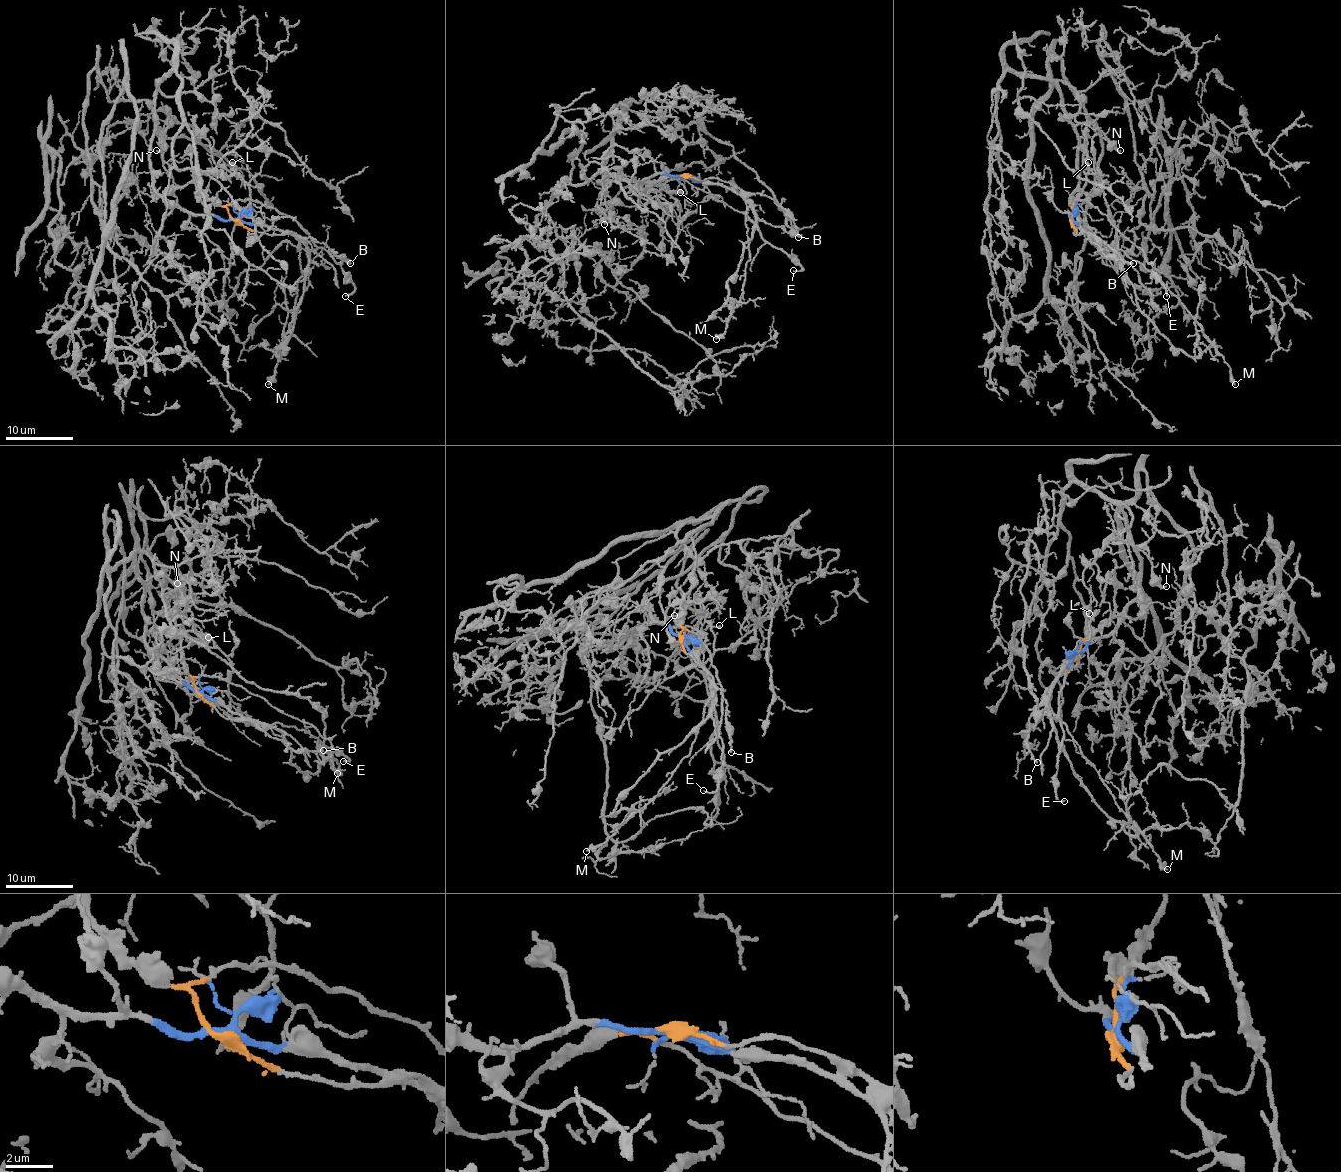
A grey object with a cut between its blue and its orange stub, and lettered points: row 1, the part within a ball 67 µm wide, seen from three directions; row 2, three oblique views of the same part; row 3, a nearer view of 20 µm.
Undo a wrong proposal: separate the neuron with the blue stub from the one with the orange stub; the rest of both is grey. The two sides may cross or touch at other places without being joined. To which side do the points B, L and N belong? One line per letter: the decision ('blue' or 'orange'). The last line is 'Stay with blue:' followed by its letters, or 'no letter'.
B: orange
L: orange
N: blue
Stay with blue: N

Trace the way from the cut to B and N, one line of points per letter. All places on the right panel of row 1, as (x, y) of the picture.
B: (1072, 219), (1074, 234), (1086, 233), (1108, 257), (1133, 263)
N: (1072, 219), (1070, 214), (1076, 212), (1072, 199), (1079, 182), (1079, 134), (1076, 127), (1091, 122), (1120, 149)

